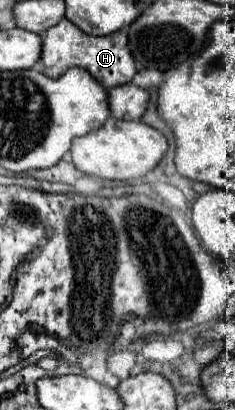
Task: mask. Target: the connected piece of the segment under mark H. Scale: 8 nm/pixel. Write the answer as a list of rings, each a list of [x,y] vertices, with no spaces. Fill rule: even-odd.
[[[62,19],[58,25],[50,27],[42,35],[42,53],[40,53],[40,71],[48,77],[60,77],[64,75],[70,67],[80,67],[86,69],[106,91],[118,85],[126,85],[132,81],[136,75],[136,65],[134,57],[128,49],[126,41],[126,31],[116,31],[112,35],[104,37],[92,37],[76,29],[68,19]]]

